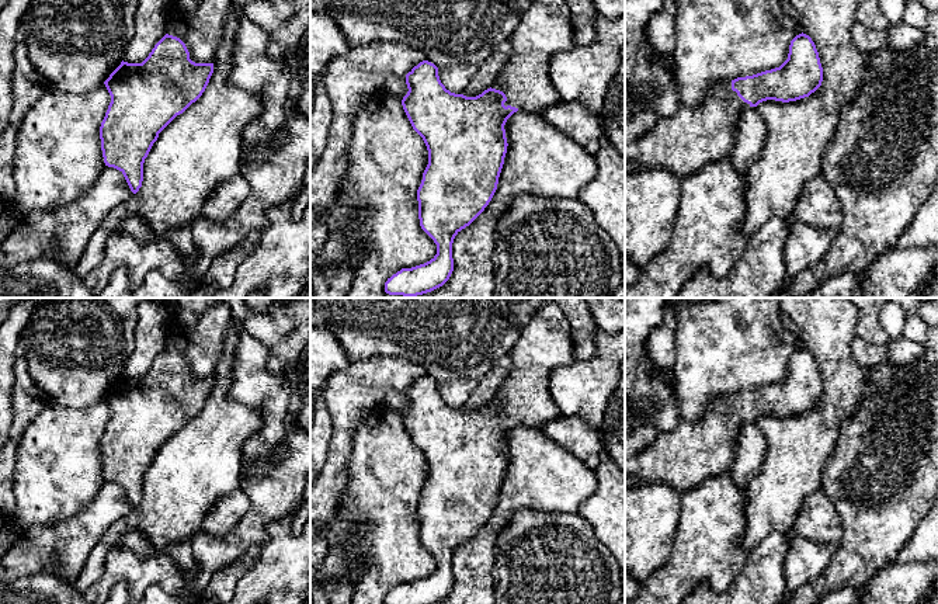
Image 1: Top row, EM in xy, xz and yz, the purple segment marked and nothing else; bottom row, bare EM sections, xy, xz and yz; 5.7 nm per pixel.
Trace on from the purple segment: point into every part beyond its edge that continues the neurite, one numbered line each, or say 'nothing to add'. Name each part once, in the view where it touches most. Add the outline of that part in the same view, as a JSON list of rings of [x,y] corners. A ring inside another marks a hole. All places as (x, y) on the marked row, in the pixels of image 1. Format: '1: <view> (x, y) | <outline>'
1: xz (545, 28) | [[[532,0],[521,10],[510,42],[510,59],[491,86],[506,94],[504,105],[542,114],[560,103],[560,94],[549,77],[548,63],[555,53],[576,46],[564,0]]]

